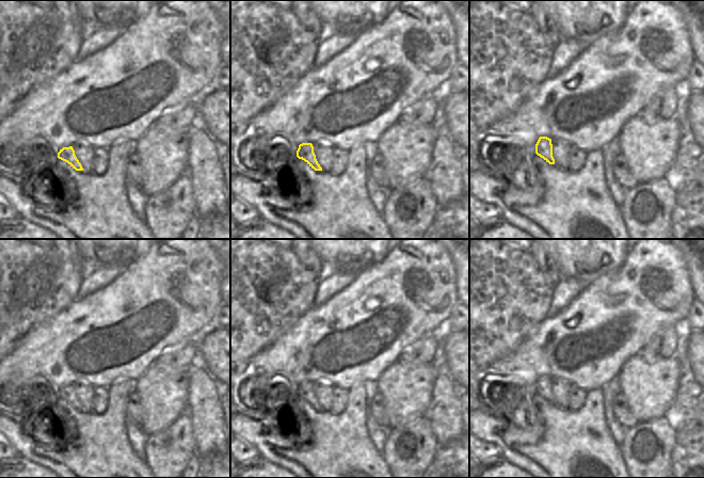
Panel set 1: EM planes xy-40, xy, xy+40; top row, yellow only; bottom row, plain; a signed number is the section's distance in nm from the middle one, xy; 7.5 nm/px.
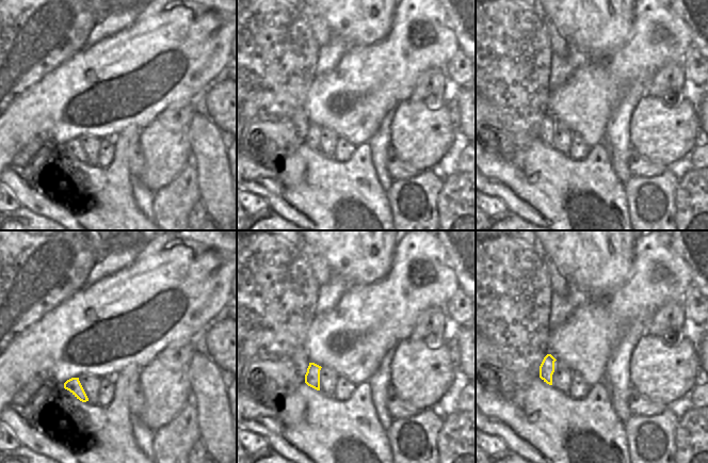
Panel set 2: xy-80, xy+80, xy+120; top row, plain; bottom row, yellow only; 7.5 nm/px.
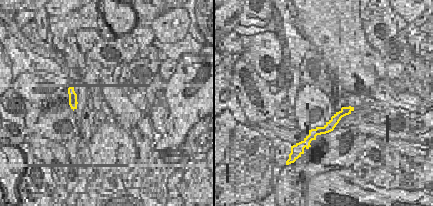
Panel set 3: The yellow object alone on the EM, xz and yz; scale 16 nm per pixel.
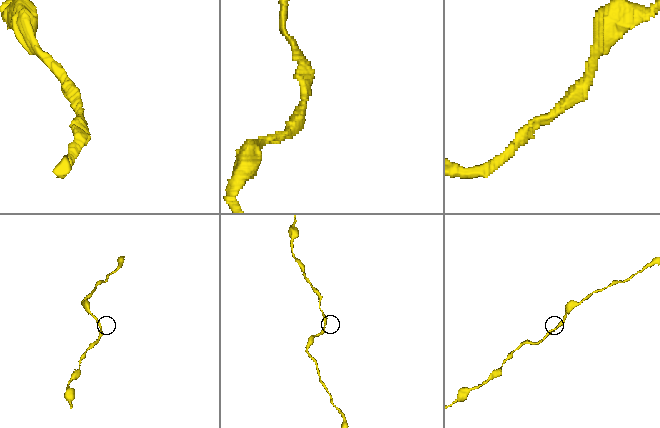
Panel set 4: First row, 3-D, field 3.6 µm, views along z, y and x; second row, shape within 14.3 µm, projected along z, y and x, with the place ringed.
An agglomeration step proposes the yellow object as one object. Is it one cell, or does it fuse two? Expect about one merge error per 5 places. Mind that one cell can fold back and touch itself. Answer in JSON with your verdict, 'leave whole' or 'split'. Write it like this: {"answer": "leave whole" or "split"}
{"answer": "leave whole"}

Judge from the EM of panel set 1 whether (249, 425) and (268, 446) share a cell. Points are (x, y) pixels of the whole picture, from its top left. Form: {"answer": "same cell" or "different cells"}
{"answer": "same cell"}

